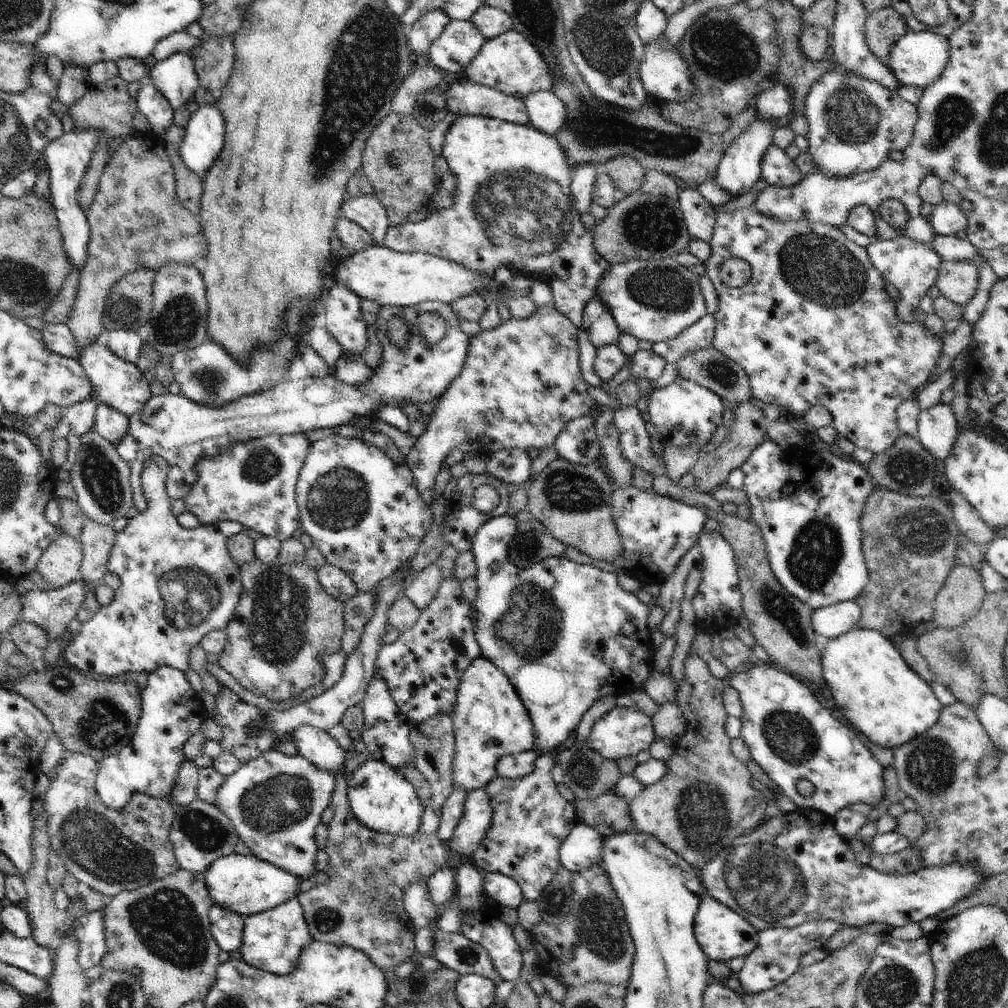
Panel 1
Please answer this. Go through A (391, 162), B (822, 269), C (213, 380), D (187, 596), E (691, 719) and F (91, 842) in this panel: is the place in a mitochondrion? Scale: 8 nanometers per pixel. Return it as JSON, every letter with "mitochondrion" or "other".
{"A":"mitochondrion","B":"mitochondrion","C":"mitochondrion","D":"mitochondrion","E":"other","F":"mitochondrion"}

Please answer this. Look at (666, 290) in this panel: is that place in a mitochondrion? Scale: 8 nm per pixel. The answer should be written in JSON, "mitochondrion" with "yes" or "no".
{"mitochondrion":"yes"}

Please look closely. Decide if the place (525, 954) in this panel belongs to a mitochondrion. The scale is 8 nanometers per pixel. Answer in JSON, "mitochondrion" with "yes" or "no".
{"mitochondrion":"no"}

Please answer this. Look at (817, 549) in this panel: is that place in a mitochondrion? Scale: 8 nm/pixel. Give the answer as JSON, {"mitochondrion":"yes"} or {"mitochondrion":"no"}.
{"mitochondrion":"yes"}

